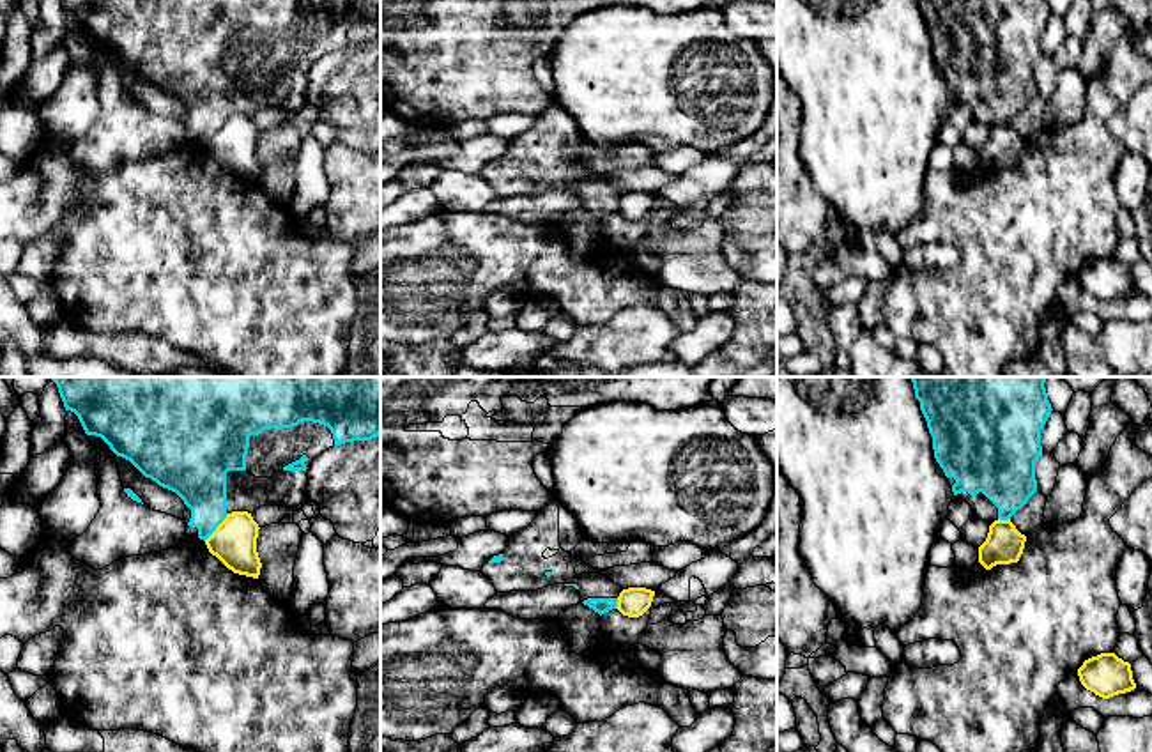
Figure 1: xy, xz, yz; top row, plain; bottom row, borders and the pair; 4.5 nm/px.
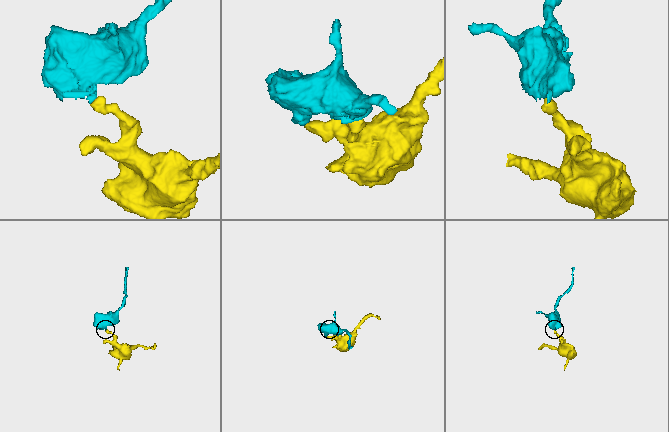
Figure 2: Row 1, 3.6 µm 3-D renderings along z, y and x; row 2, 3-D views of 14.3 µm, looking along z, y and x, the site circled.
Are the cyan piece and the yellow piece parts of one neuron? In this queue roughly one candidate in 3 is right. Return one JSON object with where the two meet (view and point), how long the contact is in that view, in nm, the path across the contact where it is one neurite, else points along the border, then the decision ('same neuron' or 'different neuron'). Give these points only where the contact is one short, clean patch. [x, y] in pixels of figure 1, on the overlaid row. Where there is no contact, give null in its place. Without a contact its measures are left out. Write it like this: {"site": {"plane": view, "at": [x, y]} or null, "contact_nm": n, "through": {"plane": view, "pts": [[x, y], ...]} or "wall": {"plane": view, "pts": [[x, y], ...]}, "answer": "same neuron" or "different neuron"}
{"site": {"plane": "xy", "at": [216, 526]}, "contact_nm": 170, "wall": {"plane": "xy", "pts": [[229, 514], [204, 540]]}, "answer": "different neuron"}

